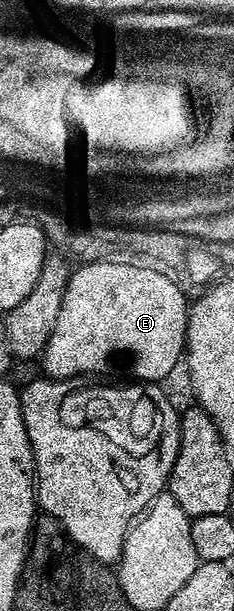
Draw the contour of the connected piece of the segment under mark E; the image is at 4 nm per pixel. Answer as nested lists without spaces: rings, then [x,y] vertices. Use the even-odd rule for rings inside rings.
[[[93,262],[92,264],[79,264],[78,267],[74,269],[70,273],[70,276],[67,280],[67,285],[64,288],[63,292],[63,301],[60,306],[60,313],[57,314],[56,324],[53,326],[52,332],[48,336],[47,344],[44,346],[43,351],[41,353],[41,368],[44,373],[48,377],[57,379],[57,380],[71,380],[72,378],[76,378],[75,376],[87,376],[90,372],[107,372],[110,368],[115,368],[120,364],[121,367],[124,368],[125,371],[128,372],[128,377],[134,378],[139,382],[163,382],[163,379],[166,378],[167,375],[170,374],[171,371],[174,370],[175,367],[180,367],[181,361],[185,356],[185,345],[187,343],[187,314],[189,311],[189,300],[188,297],[183,293],[179,287],[173,282],[169,282],[169,278],[165,278],[165,274],[157,274],[157,270],[145,270],[145,266],[129,266],[128,264],[122,264],[121,262]]]

